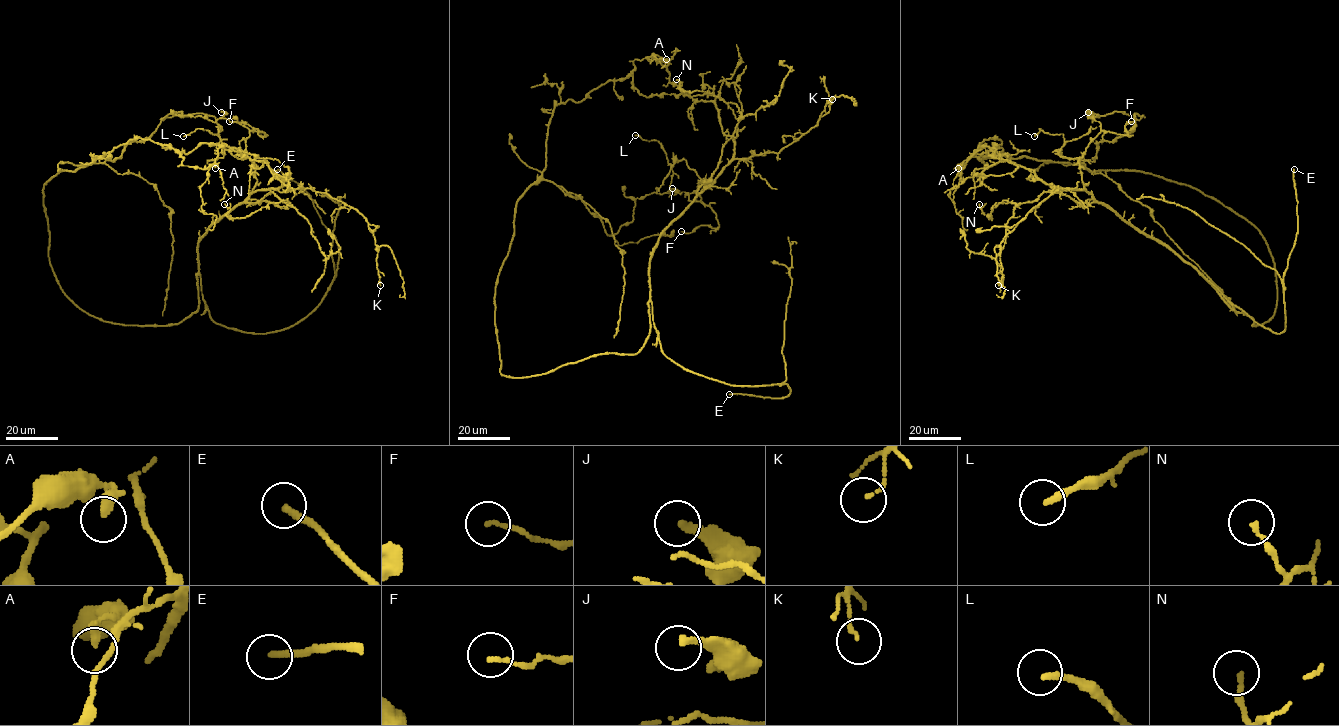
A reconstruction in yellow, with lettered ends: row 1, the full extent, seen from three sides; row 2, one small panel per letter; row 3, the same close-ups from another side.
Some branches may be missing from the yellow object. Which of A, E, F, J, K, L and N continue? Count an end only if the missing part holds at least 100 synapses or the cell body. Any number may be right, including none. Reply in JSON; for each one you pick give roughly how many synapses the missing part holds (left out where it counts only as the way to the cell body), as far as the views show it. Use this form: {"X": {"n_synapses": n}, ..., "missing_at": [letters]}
{"missing_at": ["E"]}

